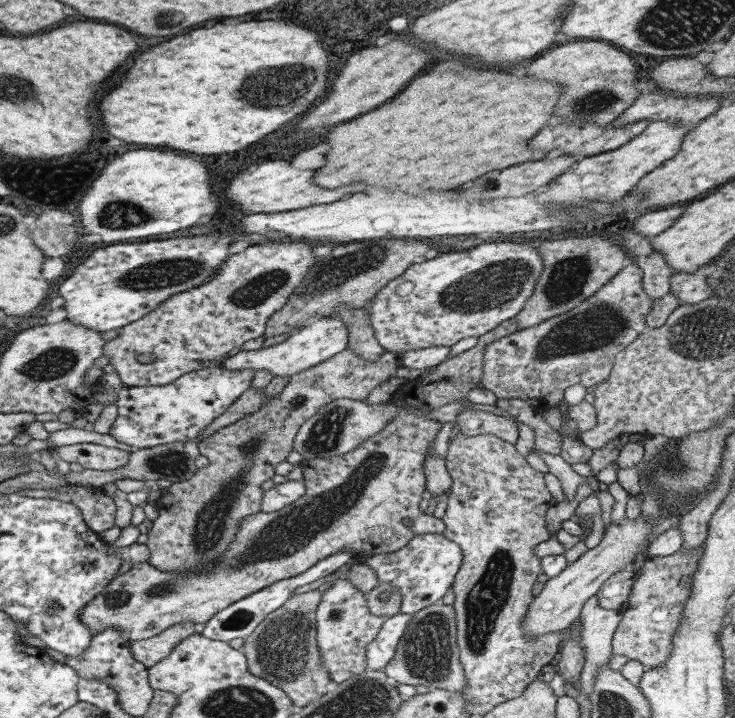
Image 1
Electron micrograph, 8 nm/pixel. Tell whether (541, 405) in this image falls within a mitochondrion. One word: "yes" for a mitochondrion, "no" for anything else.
no

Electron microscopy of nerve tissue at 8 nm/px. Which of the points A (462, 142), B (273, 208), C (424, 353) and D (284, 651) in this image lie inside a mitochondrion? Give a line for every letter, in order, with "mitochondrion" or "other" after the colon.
A: other
B: other
C: other
D: mitochondrion

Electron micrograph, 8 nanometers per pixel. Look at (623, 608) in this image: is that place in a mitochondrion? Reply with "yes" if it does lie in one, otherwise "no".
no

